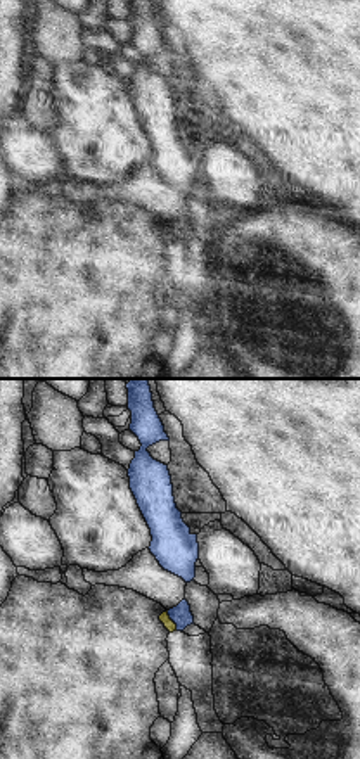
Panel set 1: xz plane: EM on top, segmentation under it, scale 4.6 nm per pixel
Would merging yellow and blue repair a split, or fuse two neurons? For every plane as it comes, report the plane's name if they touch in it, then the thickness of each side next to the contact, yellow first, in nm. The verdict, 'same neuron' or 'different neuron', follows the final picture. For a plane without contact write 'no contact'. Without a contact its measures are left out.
xz | 50/90 nm

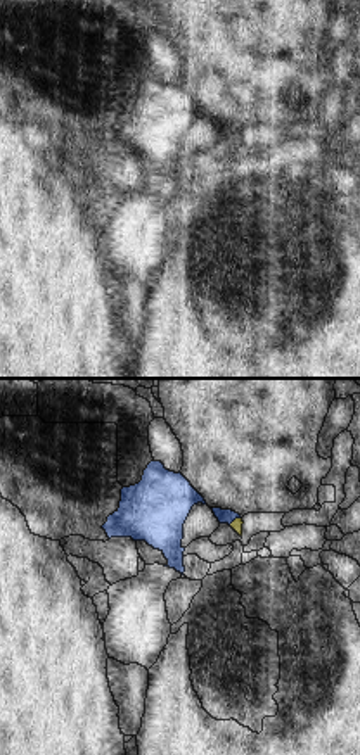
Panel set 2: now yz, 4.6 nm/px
yz | 50/60 nm

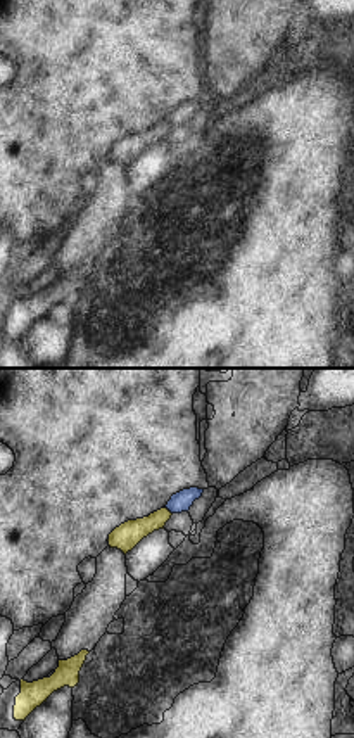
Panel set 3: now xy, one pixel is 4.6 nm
xy | 120/90 nm

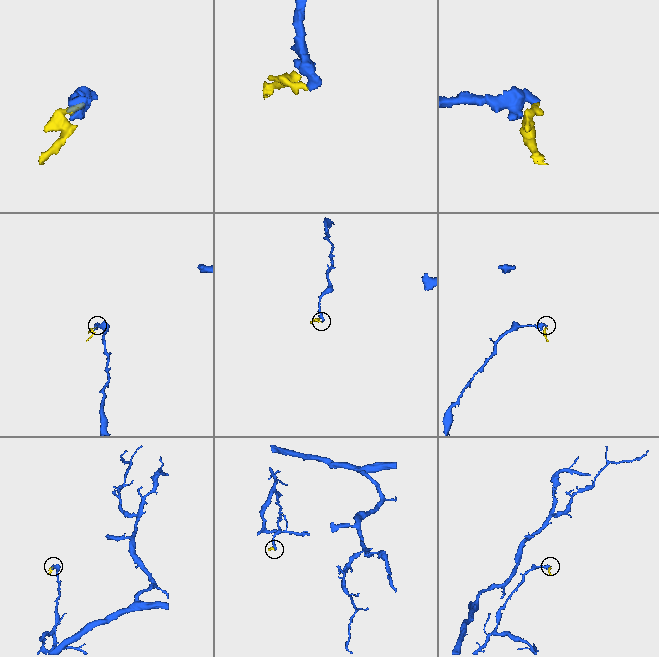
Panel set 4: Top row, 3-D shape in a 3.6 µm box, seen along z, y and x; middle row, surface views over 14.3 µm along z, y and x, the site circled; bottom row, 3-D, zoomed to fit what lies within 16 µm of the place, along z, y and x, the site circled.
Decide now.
different neuron

